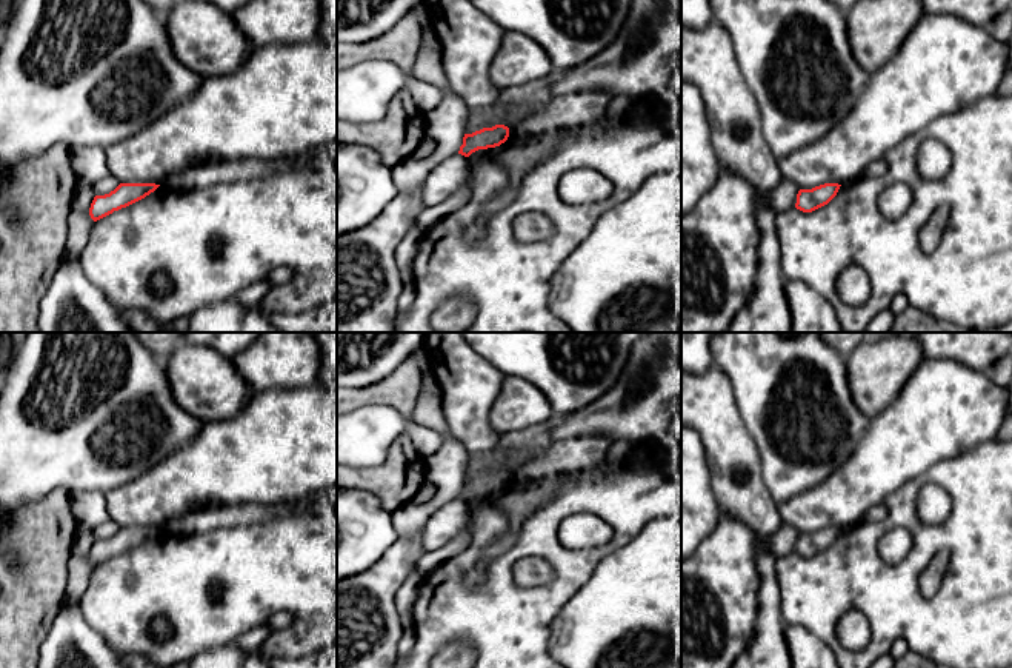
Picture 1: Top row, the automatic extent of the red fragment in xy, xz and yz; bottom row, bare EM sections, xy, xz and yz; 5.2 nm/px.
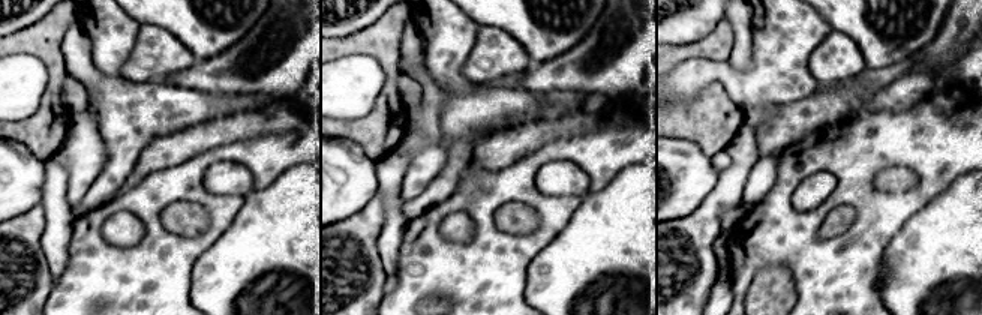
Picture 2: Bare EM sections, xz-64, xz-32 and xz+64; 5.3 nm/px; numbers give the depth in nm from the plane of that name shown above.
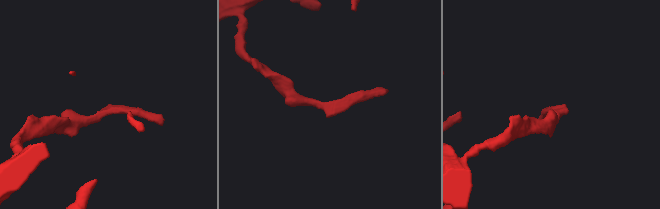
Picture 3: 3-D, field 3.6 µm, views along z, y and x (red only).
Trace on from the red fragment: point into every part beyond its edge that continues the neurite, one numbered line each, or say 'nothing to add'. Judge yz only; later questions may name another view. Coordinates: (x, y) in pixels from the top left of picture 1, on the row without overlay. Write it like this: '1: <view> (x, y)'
1: yz (945, 408)

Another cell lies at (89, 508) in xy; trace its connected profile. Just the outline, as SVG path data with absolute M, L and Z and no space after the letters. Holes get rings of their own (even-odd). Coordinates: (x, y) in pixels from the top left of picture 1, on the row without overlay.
M71 491L71 509L82 528L95 528L109 520L108 502L98 491Z

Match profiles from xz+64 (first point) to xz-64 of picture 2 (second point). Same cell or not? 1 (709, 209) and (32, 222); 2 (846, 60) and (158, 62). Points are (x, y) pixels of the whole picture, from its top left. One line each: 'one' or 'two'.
1: one
2: one

